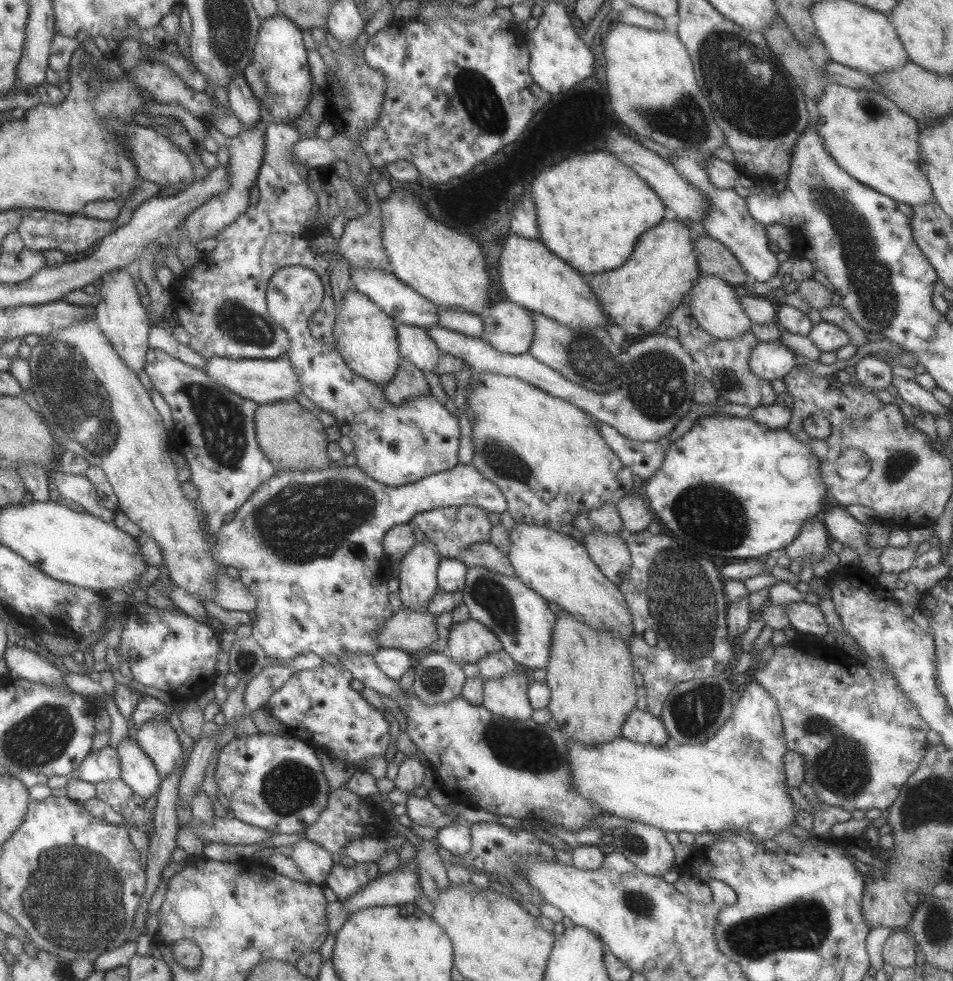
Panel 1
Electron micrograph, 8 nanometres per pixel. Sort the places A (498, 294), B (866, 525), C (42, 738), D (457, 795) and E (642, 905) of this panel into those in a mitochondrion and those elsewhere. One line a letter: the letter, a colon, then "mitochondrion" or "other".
A: other
B: other
C: mitochondrion
D: other
E: mitochondrion

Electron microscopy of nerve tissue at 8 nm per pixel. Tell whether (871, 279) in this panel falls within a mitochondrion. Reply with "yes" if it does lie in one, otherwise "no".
yes

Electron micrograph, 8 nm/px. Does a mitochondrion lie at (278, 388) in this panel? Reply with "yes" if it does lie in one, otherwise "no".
no

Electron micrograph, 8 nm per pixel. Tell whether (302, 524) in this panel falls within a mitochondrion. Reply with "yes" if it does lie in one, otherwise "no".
yes

